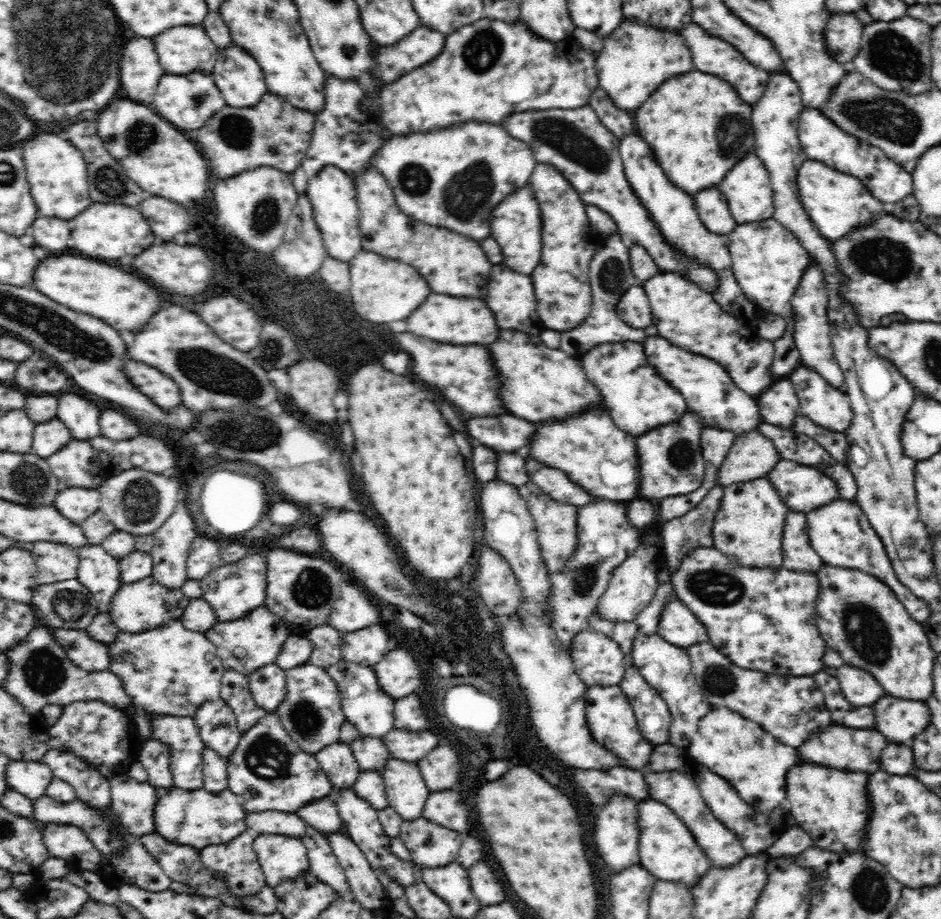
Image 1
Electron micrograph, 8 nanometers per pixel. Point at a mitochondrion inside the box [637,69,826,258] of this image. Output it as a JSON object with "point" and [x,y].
{"point":[731,134]}

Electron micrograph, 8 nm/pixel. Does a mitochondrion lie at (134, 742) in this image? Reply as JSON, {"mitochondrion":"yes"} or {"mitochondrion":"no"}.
{"mitochondrion":"no"}

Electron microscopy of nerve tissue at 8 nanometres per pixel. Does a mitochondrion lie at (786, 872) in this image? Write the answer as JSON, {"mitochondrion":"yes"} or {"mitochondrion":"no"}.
{"mitochondrion":"no"}

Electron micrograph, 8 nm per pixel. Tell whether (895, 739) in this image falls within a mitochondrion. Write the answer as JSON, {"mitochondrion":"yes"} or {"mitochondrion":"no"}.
{"mitochondrion":"no"}

